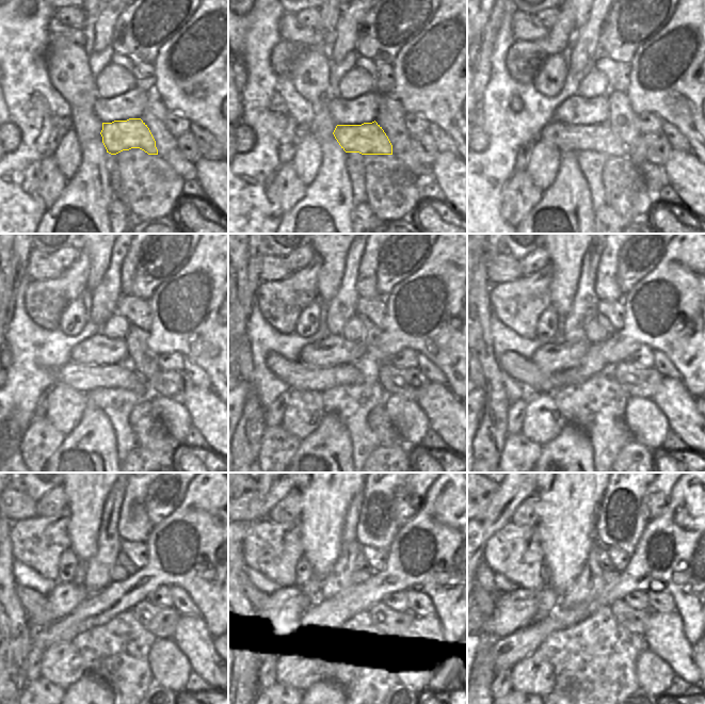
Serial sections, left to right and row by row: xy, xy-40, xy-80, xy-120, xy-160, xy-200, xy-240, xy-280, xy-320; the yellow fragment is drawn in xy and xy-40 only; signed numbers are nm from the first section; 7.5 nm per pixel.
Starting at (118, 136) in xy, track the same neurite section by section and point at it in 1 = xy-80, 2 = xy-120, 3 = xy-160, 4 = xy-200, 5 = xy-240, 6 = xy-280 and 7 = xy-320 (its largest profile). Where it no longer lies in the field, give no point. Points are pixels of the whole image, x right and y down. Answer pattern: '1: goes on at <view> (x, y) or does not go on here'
1: goes on at xy-80 (598, 138)
2: goes on at xy-120 (80, 377)
3: goes on at xy-160 (297, 374)
4: goes on at xy-200 (523, 370)
5: goes on at xy-240 (39, 612)
6: goes on at xy-280 (262, 598)
7: goes on at xy-320 (489, 584)

